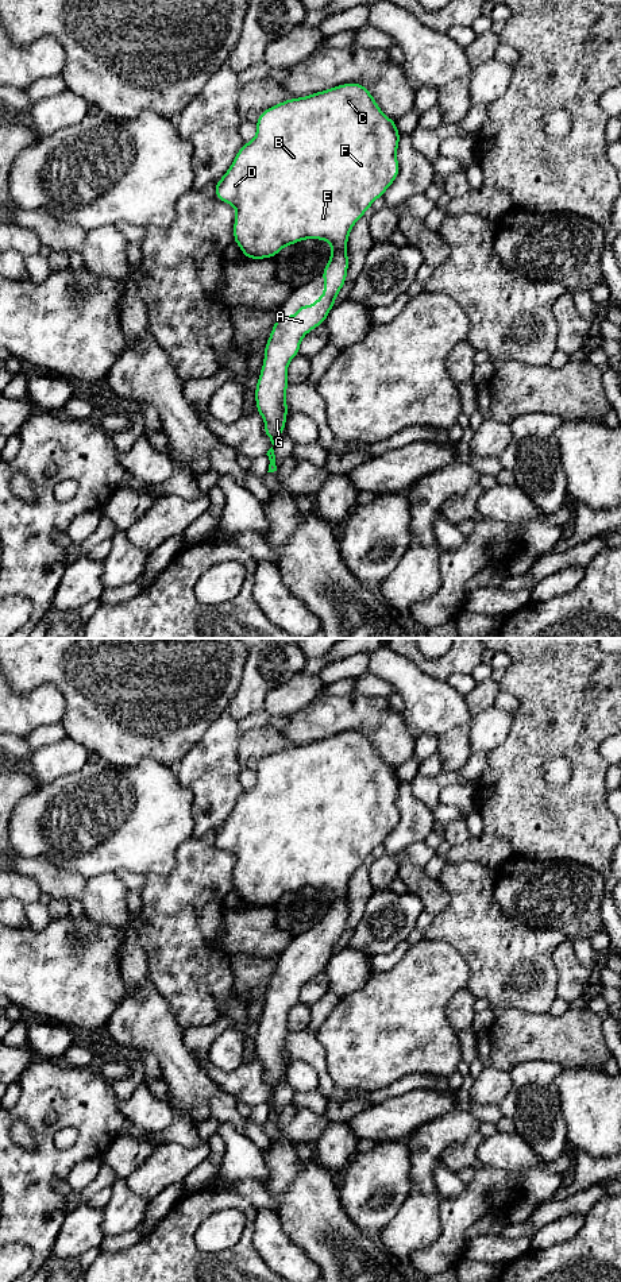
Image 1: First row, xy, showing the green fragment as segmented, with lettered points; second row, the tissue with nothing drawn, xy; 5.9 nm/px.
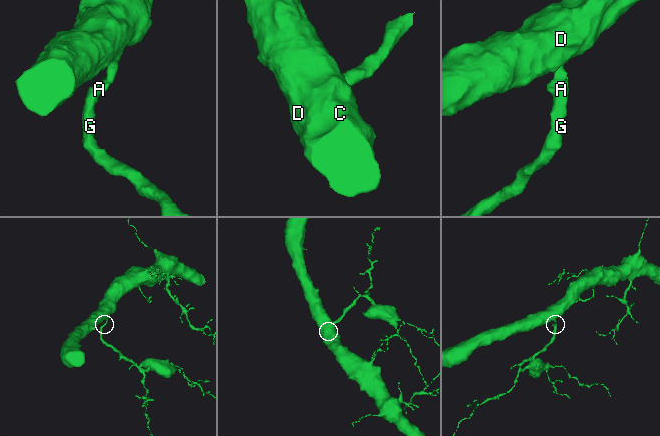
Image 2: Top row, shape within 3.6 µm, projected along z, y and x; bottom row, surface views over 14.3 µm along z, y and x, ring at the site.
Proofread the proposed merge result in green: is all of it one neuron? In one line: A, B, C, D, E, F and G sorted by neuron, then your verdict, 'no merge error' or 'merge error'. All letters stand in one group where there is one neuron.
A B C D E F G; no merge error

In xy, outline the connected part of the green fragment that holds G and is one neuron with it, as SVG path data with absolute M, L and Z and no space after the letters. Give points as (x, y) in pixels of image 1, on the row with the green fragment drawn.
M358 82L338 85L305 97L289 99L261 112L256 120L256 135L239 148L232 165L213 186L215 196L236 209L234 221L234 242L247 259L274 258L285 246L304 239L328 240L331 258L324 267L324 296L315 305L300 305L296 316L279 316L265 345L265 360L255 386L256 413L265 420L265 435L274 445L284 433L286 413L285 402L288 364L300 354L302 337L325 323L335 306L336 296L346 283L348 271L347 240L355 223L364 216L367 208L382 197L400 173L397 148L400 132L396 120L389 119L378 107L369 89Z

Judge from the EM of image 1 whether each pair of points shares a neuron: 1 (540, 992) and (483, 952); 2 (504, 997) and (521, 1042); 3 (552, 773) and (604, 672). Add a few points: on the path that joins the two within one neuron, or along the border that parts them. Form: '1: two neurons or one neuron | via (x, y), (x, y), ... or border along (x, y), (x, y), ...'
1: one neuron | via (527, 980), (497, 952)
2: two neurons | border along (497, 1011), (517, 1008), (539, 1014)
3: one neuron | via (554, 745), (558, 707), (575, 690)

